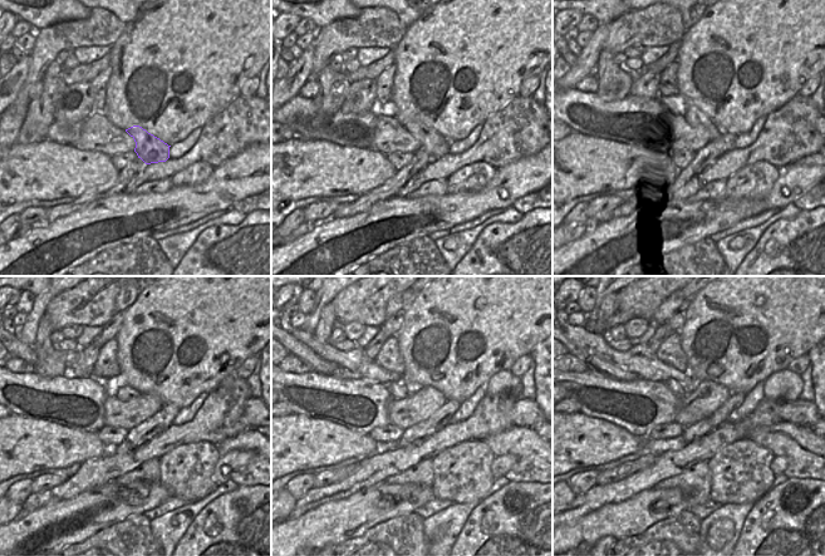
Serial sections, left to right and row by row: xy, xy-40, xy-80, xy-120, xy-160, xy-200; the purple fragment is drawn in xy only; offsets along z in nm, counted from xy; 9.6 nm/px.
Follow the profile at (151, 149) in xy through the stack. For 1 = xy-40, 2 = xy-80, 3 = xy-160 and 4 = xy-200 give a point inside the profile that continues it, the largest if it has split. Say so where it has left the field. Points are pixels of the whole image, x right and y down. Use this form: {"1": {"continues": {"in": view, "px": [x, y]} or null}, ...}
{"1": {"continues": {"in": "xy-40", "px": [436, 146]}}, "2": {"continues": {"in": "xy-80", "px": [690, 114]}}, "3": {"continues": {"in": "xy-160", "px": [398, 390]}}, "4": {"continues": {"in": "xy-200", "px": [677, 388]}}}

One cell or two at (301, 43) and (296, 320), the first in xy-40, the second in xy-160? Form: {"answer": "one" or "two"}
{"answer": "one"}

